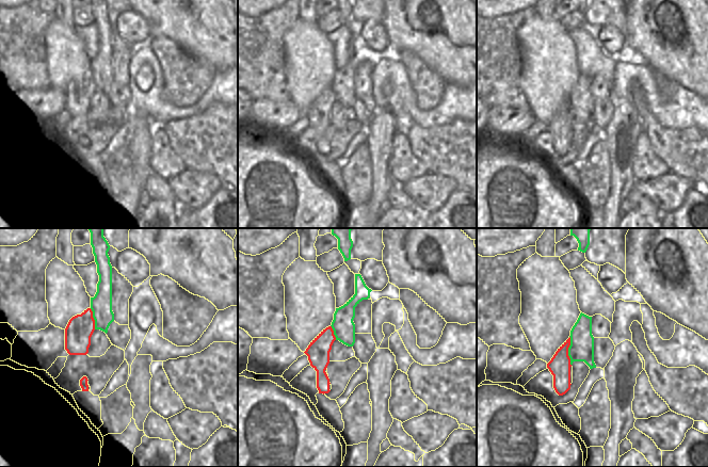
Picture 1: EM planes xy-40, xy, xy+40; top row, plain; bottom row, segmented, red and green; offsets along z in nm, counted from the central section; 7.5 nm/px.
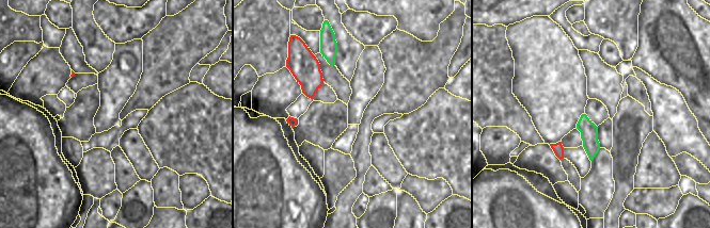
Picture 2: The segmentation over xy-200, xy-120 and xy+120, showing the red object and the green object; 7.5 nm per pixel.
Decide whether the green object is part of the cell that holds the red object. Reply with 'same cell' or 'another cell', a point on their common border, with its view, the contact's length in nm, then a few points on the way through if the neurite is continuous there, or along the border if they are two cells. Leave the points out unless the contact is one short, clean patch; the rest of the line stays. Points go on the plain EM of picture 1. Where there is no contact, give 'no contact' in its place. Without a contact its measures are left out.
another cell | xy+40 (567, 112) | 220 nm | along xy+40 (569, 97), (568, 118), (570, 126)

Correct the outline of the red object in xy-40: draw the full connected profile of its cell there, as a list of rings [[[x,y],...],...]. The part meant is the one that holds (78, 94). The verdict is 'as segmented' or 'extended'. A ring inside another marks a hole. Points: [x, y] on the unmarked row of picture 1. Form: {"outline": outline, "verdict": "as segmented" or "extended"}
{"outline": [[[91,69],[73,78],[65,90],[65,111],[69,116],[86,116],[91,98],[95,92],[95,81]]], "verdict": "as segmented"}

